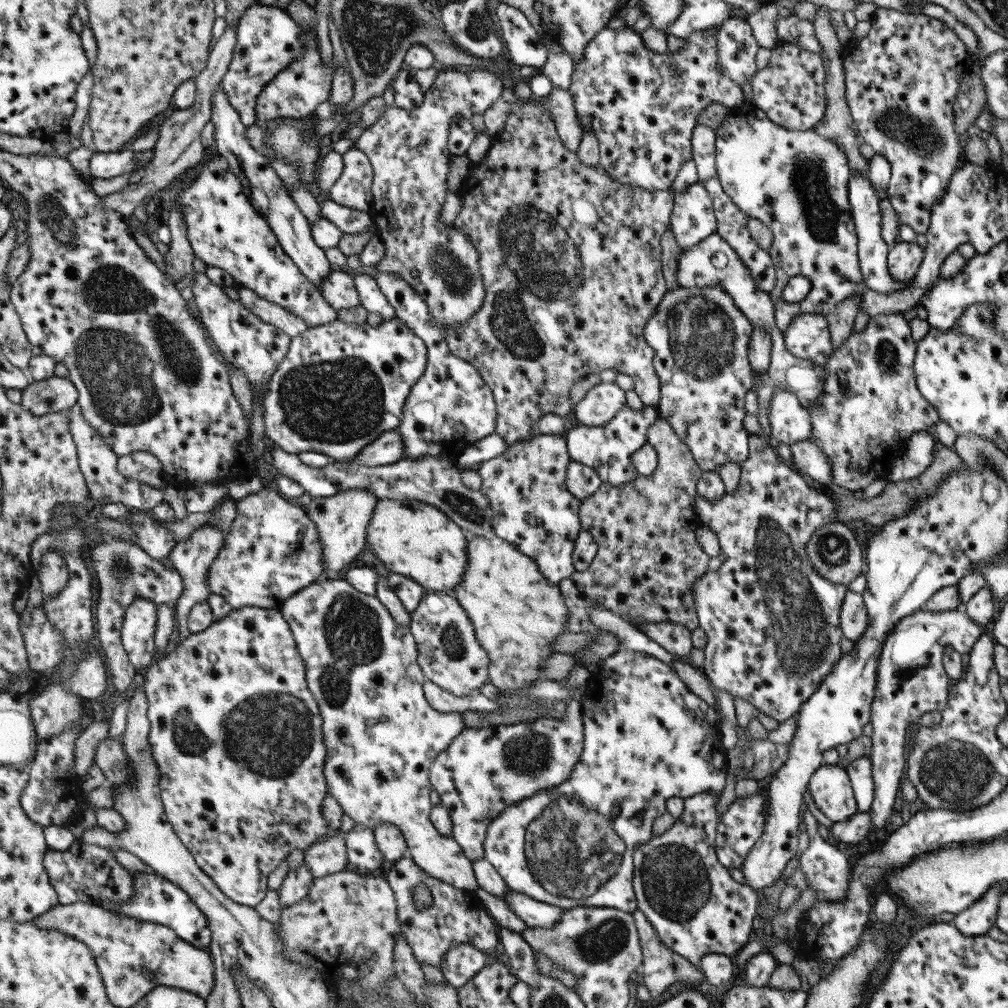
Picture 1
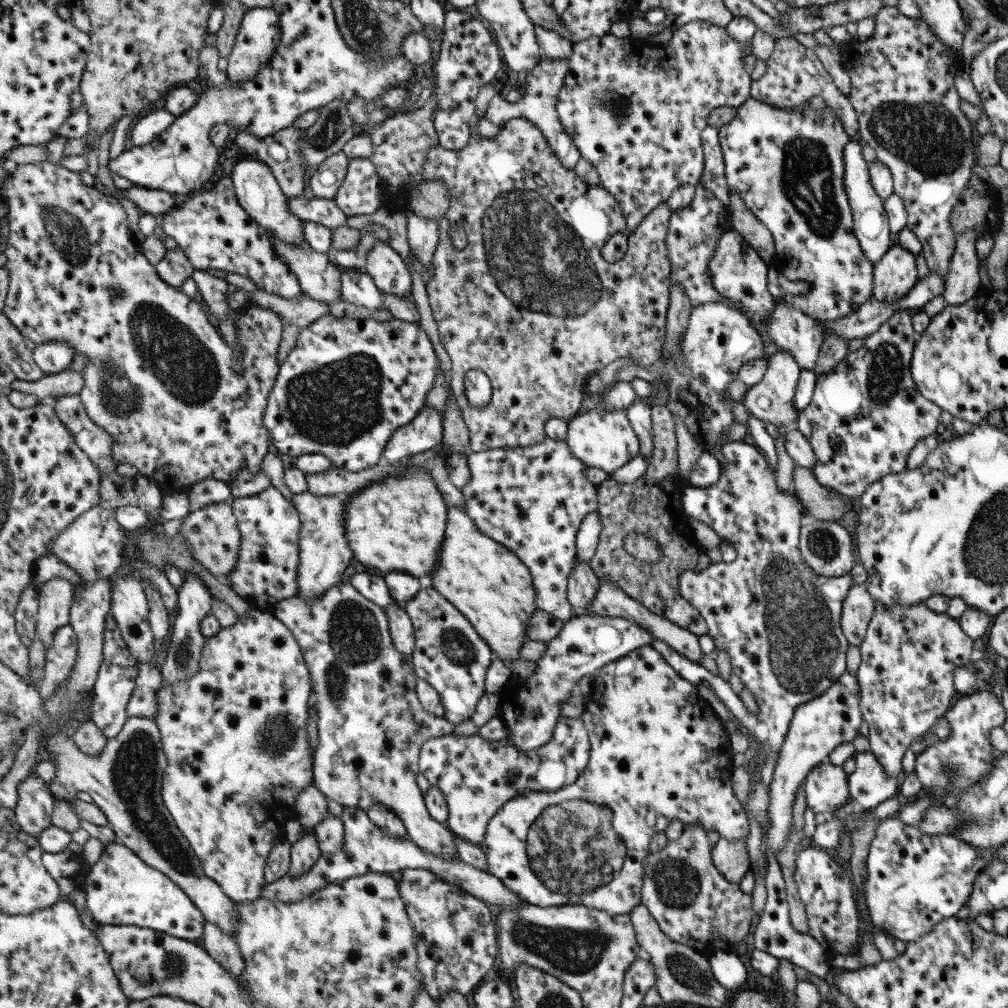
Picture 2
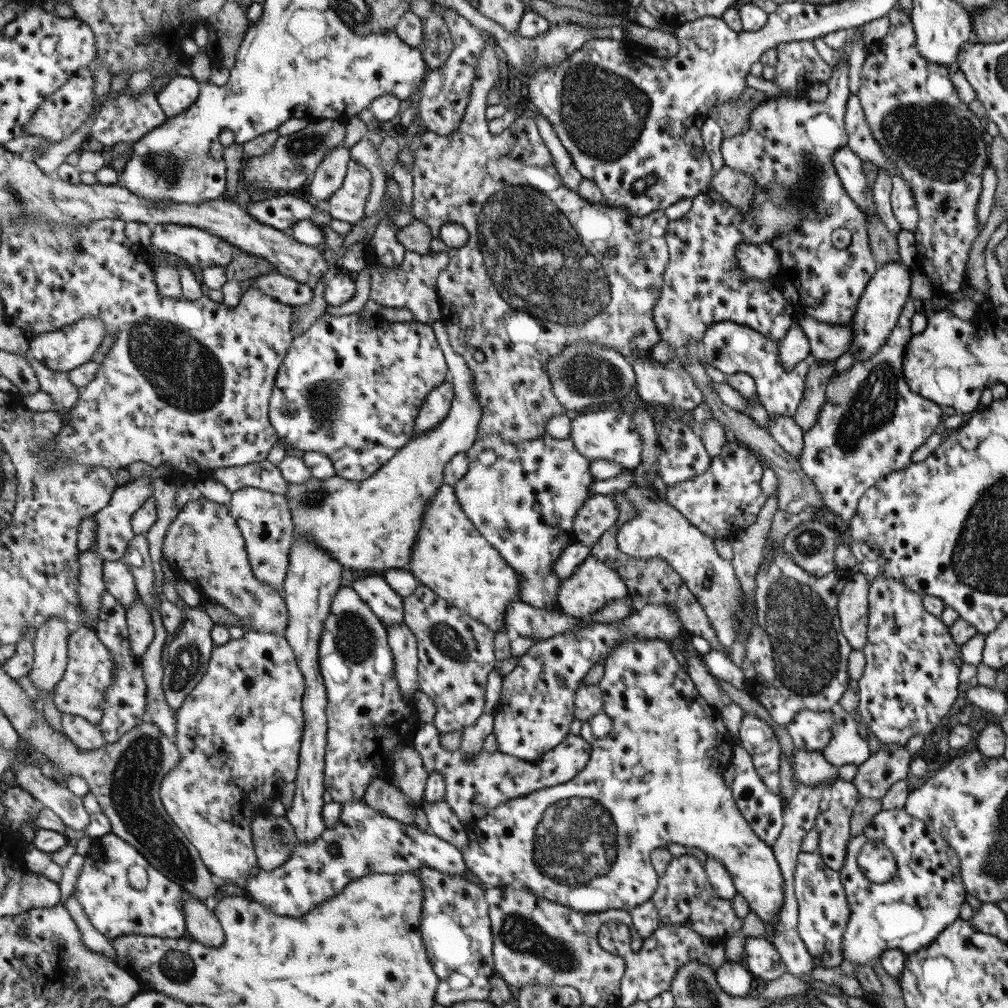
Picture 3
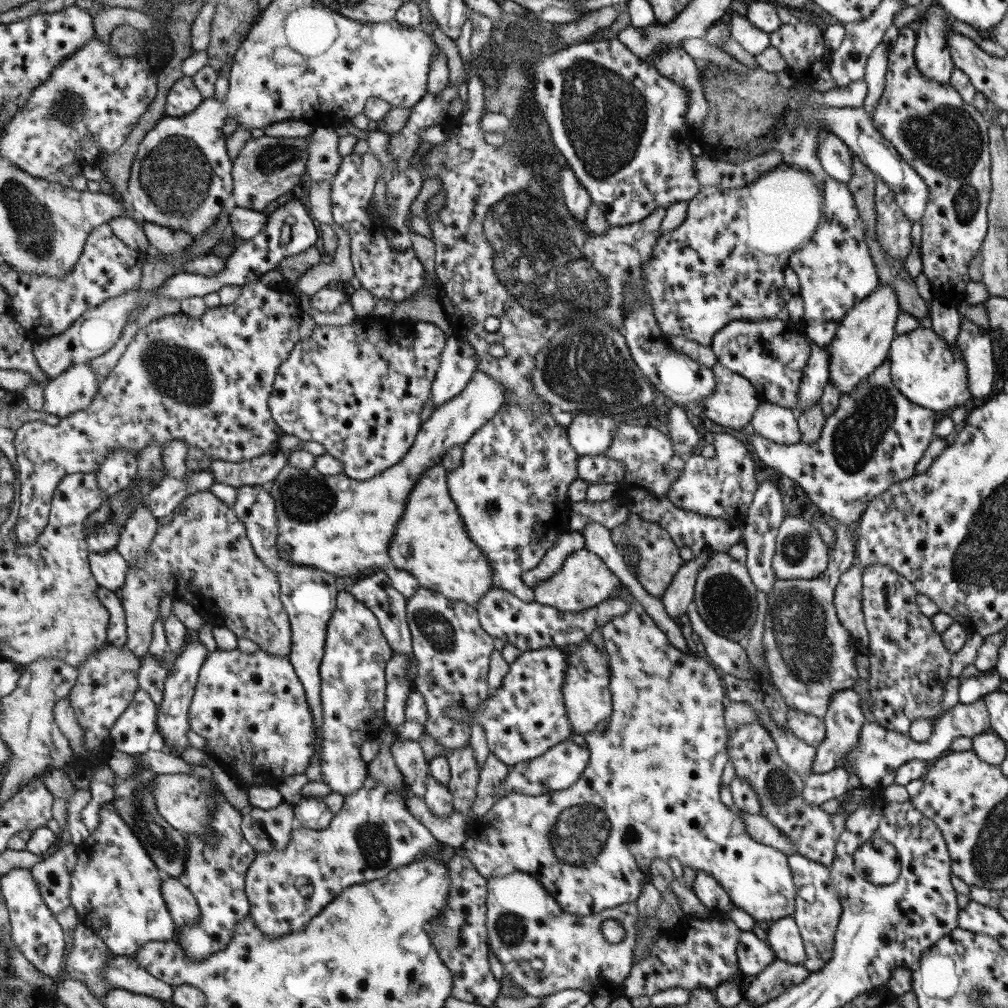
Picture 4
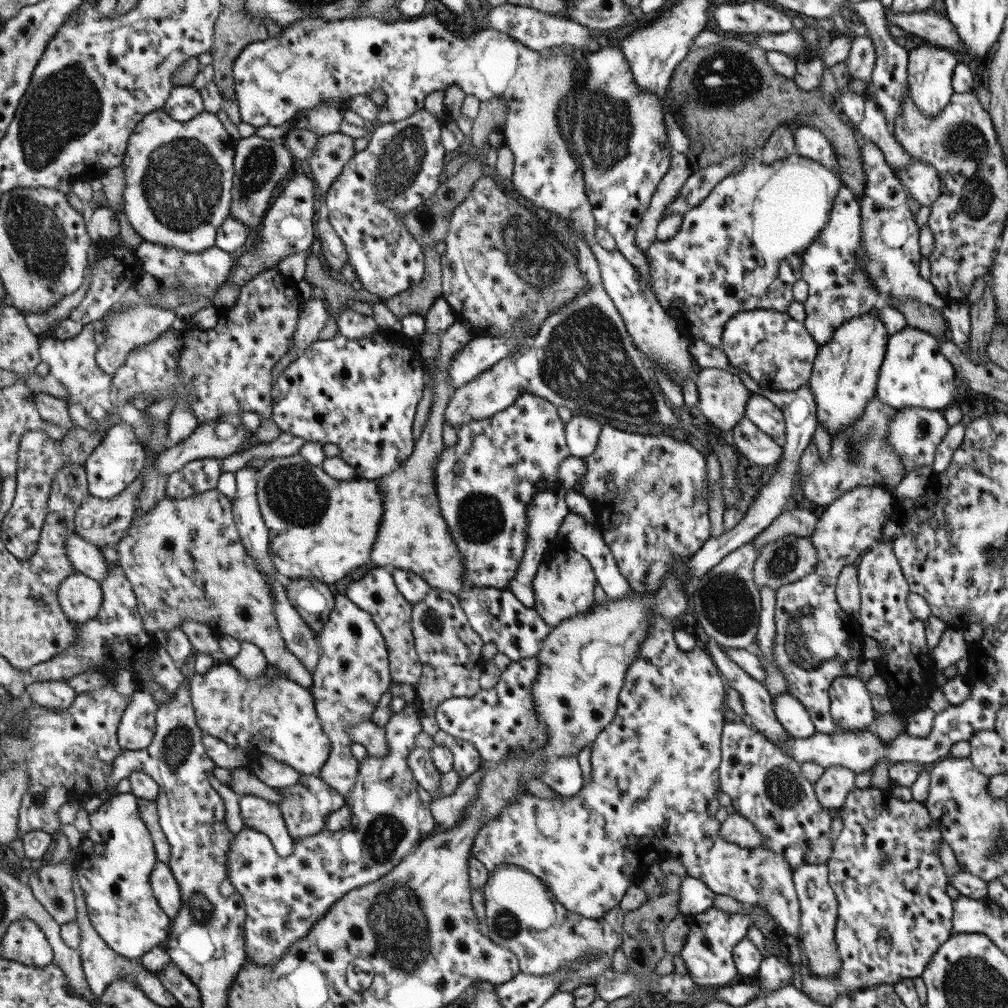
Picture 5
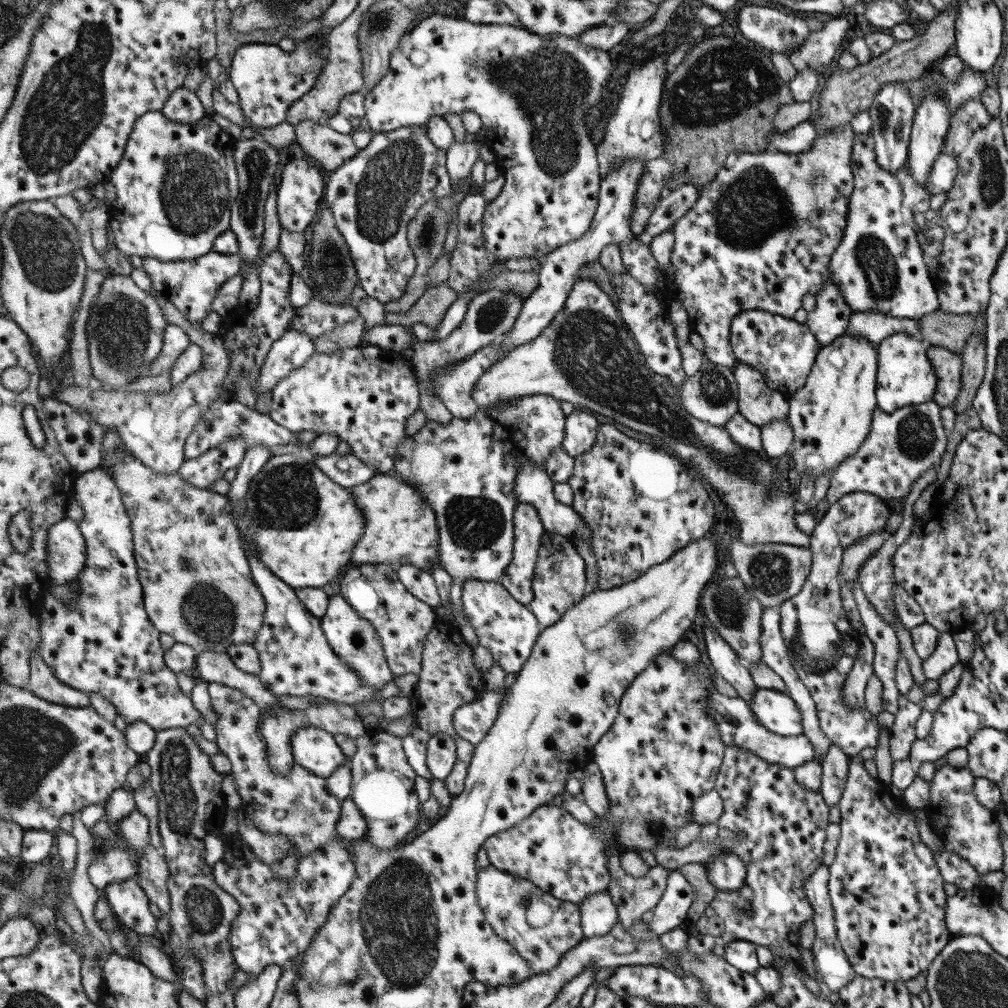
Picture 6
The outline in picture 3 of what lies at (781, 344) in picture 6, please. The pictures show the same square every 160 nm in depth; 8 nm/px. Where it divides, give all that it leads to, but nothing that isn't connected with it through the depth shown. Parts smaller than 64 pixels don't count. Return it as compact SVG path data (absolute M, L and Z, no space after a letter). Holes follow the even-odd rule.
M723 320L709 324L699 343L699 357L723 372L732 375L745 372L754 380L758 402L767 414L791 416L803 399L804 378L809 368L808 360L798 362L793 368L785 369L778 361L777 341L769 341L751 328Z

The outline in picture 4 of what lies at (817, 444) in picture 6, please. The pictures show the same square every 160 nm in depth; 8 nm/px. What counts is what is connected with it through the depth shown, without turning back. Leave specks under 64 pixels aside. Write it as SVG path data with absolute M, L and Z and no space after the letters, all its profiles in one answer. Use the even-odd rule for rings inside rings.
M878 284L877 288L857 302L851 311L847 311L835 329L831 343L827 345L830 356L828 381L836 384L839 396L849 396L854 386L888 358L888 350L893 336L894 325L899 310L897 298L889 284Z

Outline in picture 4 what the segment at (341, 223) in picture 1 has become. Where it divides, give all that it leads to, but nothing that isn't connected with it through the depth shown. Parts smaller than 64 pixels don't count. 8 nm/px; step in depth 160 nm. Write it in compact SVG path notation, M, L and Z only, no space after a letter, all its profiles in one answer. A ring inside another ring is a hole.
M233 206L229 215L228 230L233 230L233 234L241 240L251 240L267 226L272 209L273 206L265 211Z

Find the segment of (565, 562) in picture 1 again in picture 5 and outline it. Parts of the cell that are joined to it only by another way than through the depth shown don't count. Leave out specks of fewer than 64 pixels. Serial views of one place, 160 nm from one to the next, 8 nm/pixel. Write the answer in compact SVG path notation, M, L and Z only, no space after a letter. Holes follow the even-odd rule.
M523 394L519 396L510 407L485 420L474 420L469 424L464 424L458 429L459 440L454 446L445 446L442 456L436 468L436 485L438 486L438 495L443 516L450 526L453 540L459 546L462 555L466 558L466 586L471 587L491 587L498 589L507 589L512 578L519 571L521 560L524 556L527 535L527 508L532 502L532 498L539 492L555 490L559 486L558 466L562 460L565 460L570 454L564 439L564 422L558 417L556 407L549 401L545 401L534 395Z

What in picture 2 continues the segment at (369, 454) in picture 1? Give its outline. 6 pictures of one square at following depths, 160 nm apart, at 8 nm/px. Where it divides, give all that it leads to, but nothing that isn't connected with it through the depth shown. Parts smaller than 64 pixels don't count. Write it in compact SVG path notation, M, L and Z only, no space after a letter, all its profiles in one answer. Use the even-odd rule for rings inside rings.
M423 408L415 420L394 432L385 447L384 462L396 463L408 456L437 448L444 440L444 418L442 412Z

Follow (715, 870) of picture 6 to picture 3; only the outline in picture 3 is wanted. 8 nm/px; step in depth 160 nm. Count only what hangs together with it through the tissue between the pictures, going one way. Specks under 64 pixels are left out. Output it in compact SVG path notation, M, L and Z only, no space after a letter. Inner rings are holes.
M622 638L622 641L615 648L612 648L612 651L609 652L609 654L604 658L603 675L596 685L603 699L602 710L605 713L605 716L611 720L611 730L609 730L605 736L595 737L591 733L591 729L589 728L587 721L583 721L581 723L578 735L589 746L589 761L585 764L585 767L583 767L583 771L579 771L579 773L577 773L577 775L575 775L572 780L569 780L564 784L557 784L551 788L543 788L539 791L535 791L533 794L525 795L522 797L515 797L514 799L503 802L495 808L495 812L491 812L491 816L487 816L481 819L481 821L479 821L479 823L477 823L475 826L467 826L467 834L470 838L470 845L469 848L467 850L463 850L463 852L468 867L472 871L473 875L477 877L477 879L479 879L483 884L486 884L487 887L490 888L509 887L509 885L517 884L520 887L527 888L527 891L531 892L531 895L535 895L539 898L544 898L545 900L550 900L551 902L572 908L577 912L603 912L605 910L609 910L610 908L620 908L621 910L630 911L632 908L635 908L636 906L639 906L640 904L650 900L651 895L653 895L653 892L655 892L657 888L657 876L653 870L652 864L650 863L651 851L655 850L656 848L666 848L669 843L675 843L681 844L681 846L684 846L687 850L691 847L700 848L703 850L703 852L705 852L707 857L721 861L723 866L727 869L727 874L731 876L731 882L733 882L733 888L735 888L736 894L741 895L746 900L749 910L755 912L755 914L760 918L762 922L768 921L778 914L780 908L782 907L783 875L781 875L781 872L779 872L777 861L774 859L772 853L772 847L767 846L762 840L759 840L759 837L755 836L755 833L751 830L749 824L747 824L747 822L743 819L743 816L741 816L739 810L737 810L737 806L735 806L735 802L731 794L731 789L729 788L729 782L726 781L723 776L726 772L726 769L731 767L732 749L734 748L735 742L728 734L725 725L723 725L719 712L707 704L707 702L699 695L699 693L697 693L695 685L693 685L693 682L689 679L689 676L685 670L679 666L679 663L672 656L673 654L671 654L668 641L659 640L658 638Z

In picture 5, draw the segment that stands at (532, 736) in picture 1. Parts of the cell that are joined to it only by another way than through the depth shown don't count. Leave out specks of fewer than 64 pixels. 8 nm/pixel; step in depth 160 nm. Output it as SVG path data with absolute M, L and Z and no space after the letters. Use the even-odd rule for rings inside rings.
M574 756L545 762L539 781L557 795L565 797L577 794L582 788L581 772Z

